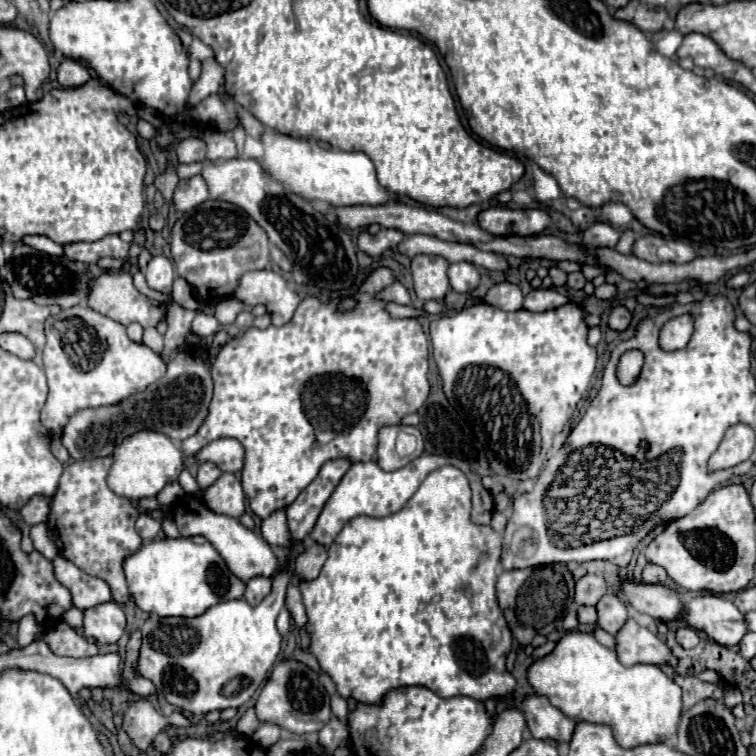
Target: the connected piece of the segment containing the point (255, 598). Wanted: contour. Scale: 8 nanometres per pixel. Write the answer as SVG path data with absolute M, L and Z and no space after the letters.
M255 577L250 583L246 584L246 595L244 595L244 597L246 597L246 601L248 601L250 605L258 605L258 603L270 593L271 587L271 577Z

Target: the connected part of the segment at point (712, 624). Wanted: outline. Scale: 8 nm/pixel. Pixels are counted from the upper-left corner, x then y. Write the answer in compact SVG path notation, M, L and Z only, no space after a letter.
M712 593L690 599L684 621L724 647L736 647L748 633L744 613L730 599Z

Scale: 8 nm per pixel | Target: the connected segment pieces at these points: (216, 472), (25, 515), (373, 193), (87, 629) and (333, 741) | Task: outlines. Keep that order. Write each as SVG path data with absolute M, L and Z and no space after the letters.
M204 461L204 463L198 465L198 475L196 475L196 479L198 479L198 483L206 489L206 487L210 487L210 485L220 477L220 473L222 473L222 471L220 471L214 463Z
M34 495L22 509L20 515L28 525L44 523L48 519L48 509L50 509L50 497L44 495Z
M270 131L262 135L262 145L266 149L264 161L262 161L264 169L278 181L286 183L296 195L300 195L304 199L320 199L334 207L340 207L340 205L386 205L392 201L390 191L384 185L380 185L380 181L376 177L374 163L364 153L356 153L356 151L346 153L346 151L336 151L336 149L324 149L316 141L294 139L294 137L270 133Z
M114 601L84 611L84 633L100 643L116 643L126 629L126 615Z
M330 717L330 721L320 729L320 745L324 745L328 751L334 751L348 743L348 727L342 725L336 717Z

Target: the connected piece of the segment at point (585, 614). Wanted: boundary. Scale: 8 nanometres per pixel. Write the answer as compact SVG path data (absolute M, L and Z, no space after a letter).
M580 607L580 609L578 609L578 619L580 619L580 623L594 625L594 623L598 621L598 611L596 611L596 607Z

